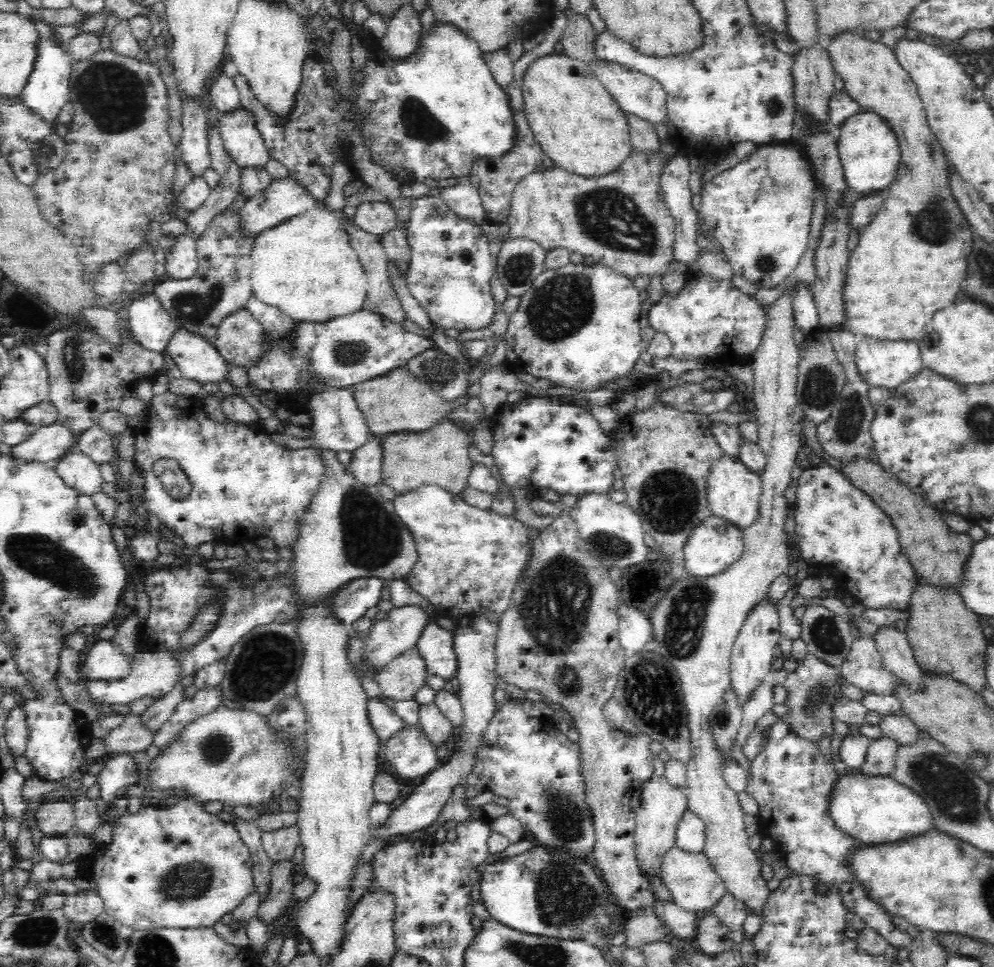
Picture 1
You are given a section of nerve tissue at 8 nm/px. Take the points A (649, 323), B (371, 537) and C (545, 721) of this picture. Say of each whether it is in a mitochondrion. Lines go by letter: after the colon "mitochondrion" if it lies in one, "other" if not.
A: other
B: mitochondrion
C: other

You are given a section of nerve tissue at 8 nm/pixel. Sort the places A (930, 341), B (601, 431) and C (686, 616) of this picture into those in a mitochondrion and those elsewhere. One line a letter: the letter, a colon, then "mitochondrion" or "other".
A: other
B: other
C: mitochondrion

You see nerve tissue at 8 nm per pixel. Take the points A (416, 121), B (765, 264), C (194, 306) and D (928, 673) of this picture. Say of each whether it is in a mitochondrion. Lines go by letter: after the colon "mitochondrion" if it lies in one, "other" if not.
A: mitochondrion
B: mitochondrion
C: mitochondrion
D: other

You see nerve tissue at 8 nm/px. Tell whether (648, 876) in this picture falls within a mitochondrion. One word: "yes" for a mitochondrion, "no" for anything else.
no

